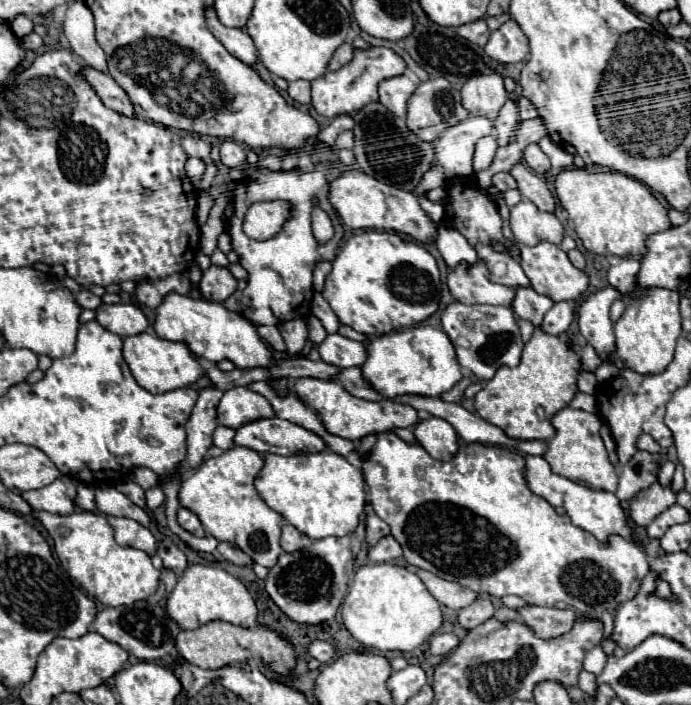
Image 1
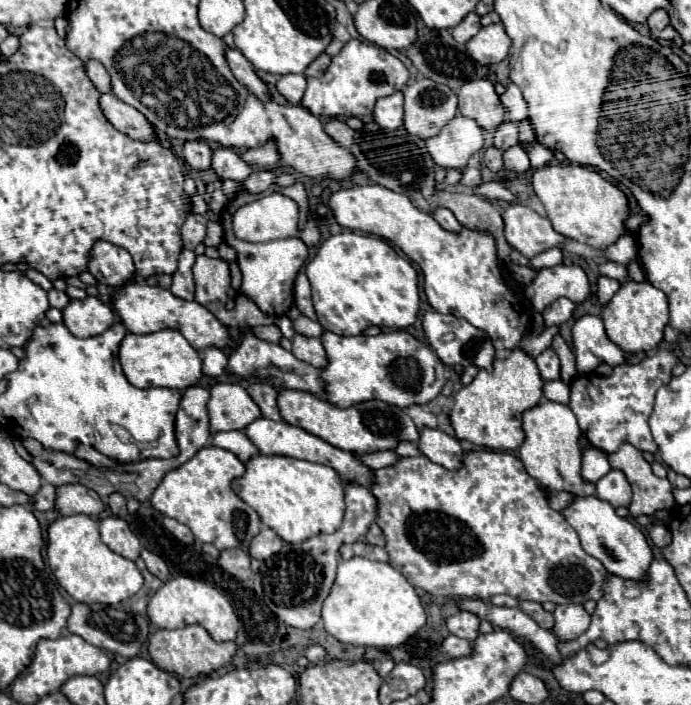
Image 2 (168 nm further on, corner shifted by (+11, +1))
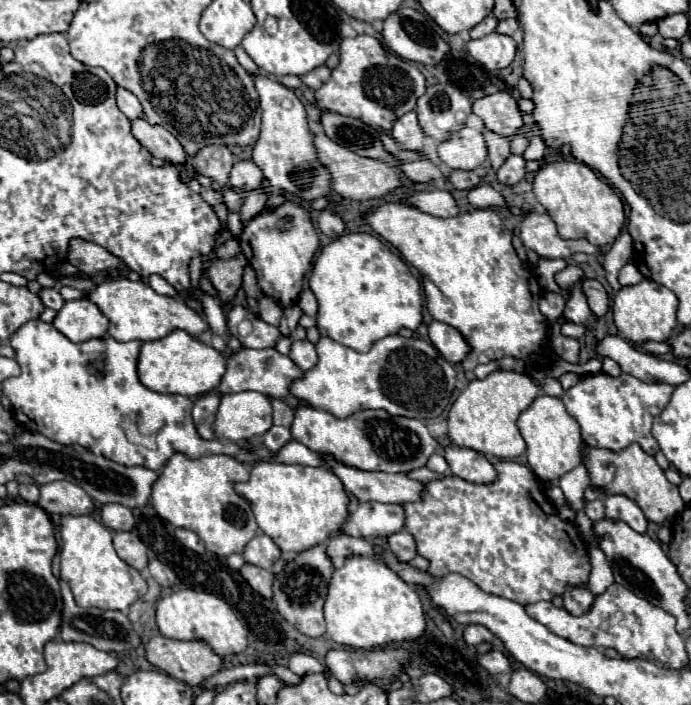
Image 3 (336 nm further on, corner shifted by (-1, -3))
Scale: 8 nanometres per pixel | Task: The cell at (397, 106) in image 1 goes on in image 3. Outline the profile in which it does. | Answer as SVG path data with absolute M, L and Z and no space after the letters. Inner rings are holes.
M410 111L406 115L402 115L394 127L392 127L392 137L396 139L396 143L400 143L404 149L412 149L412 151L420 151L424 147L424 133L418 125L416 113Z

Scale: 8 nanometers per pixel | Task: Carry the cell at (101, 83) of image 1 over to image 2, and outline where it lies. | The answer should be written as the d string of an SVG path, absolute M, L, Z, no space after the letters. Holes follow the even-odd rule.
M104 93L100 95L100 107L106 115L106 119L122 133L130 135L132 139L140 139L140 141L150 141L156 139L152 125L148 123L148 119L134 109L132 105L120 101L114 93Z

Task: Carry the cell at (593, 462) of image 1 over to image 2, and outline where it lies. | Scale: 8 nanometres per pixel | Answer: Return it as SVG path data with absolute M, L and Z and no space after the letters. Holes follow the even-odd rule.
M542 399L536 407L522 413L522 427L526 433L520 445L520 459L526 471L544 487L552 491L568 491L574 495L594 495L596 485L582 477L582 447L578 443L582 431L576 415L568 405Z

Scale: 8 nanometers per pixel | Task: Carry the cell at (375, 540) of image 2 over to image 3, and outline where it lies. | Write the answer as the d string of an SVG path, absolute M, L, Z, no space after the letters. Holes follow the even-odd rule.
M400 531L388 537L388 549L400 559L400 561L412 561L416 557L416 543L414 537L408 531Z

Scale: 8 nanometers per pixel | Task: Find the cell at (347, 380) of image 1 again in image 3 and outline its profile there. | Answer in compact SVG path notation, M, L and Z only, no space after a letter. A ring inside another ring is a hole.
M242 349L228 357L228 367L218 385L218 391L222 395L240 393L240 391L256 391L272 399L284 399L290 393L288 391L290 383L298 377L302 377L302 371L290 361L290 357L278 353L276 349Z

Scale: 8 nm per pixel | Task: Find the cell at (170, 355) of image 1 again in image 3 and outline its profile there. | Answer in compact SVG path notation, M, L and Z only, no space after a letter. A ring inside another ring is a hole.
M172 331L162 339L148 341L140 349L138 357L138 377L140 381L158 393L178 393L186 397L204 395L218 387L226 371L226 355L214 347L198 341L186 331Z

